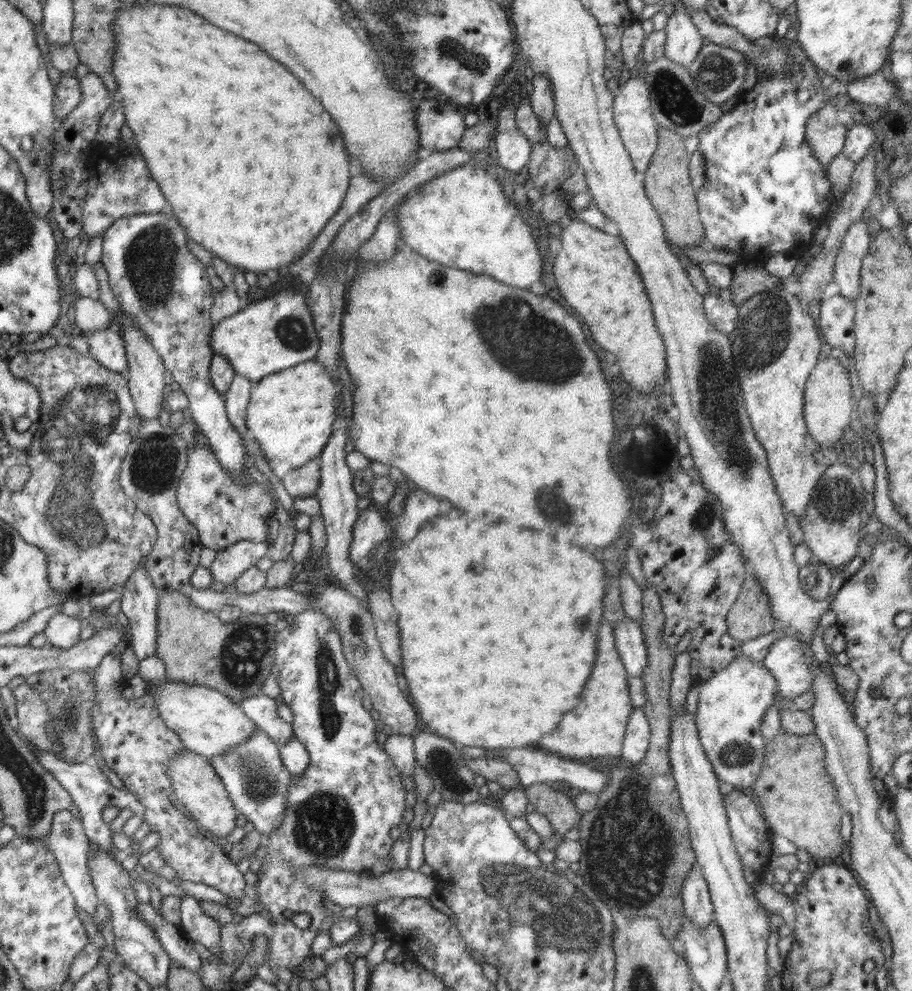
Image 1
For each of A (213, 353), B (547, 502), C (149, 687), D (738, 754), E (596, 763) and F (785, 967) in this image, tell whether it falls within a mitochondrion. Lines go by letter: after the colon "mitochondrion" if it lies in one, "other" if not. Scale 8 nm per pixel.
A: other
B: mitochondrion
C: other
D: mitochondrion
E: other
F: other

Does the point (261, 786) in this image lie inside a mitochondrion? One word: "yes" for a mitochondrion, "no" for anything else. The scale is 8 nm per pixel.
yes

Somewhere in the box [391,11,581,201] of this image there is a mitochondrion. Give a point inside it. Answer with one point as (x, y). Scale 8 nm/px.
(449, 48)

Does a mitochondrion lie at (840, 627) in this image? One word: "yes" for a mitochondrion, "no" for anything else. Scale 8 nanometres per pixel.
no

